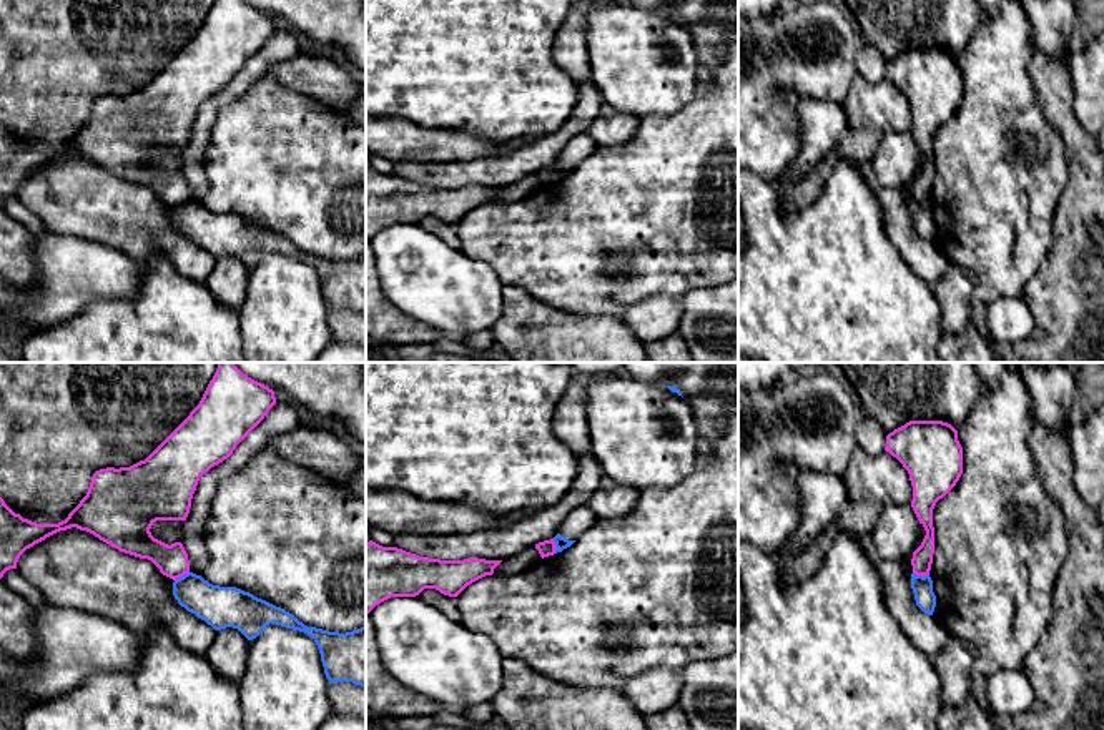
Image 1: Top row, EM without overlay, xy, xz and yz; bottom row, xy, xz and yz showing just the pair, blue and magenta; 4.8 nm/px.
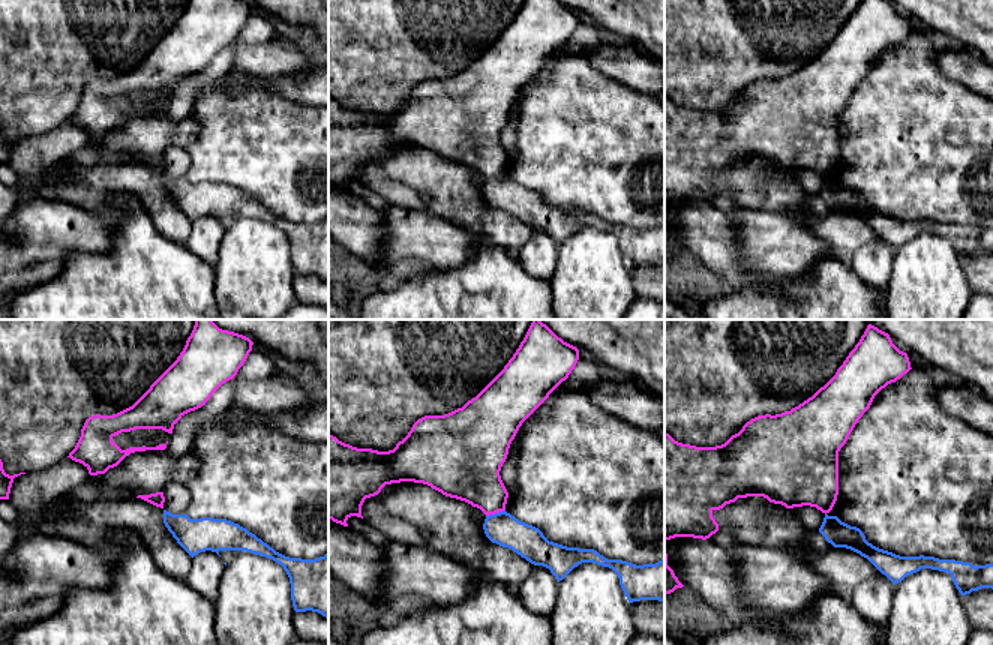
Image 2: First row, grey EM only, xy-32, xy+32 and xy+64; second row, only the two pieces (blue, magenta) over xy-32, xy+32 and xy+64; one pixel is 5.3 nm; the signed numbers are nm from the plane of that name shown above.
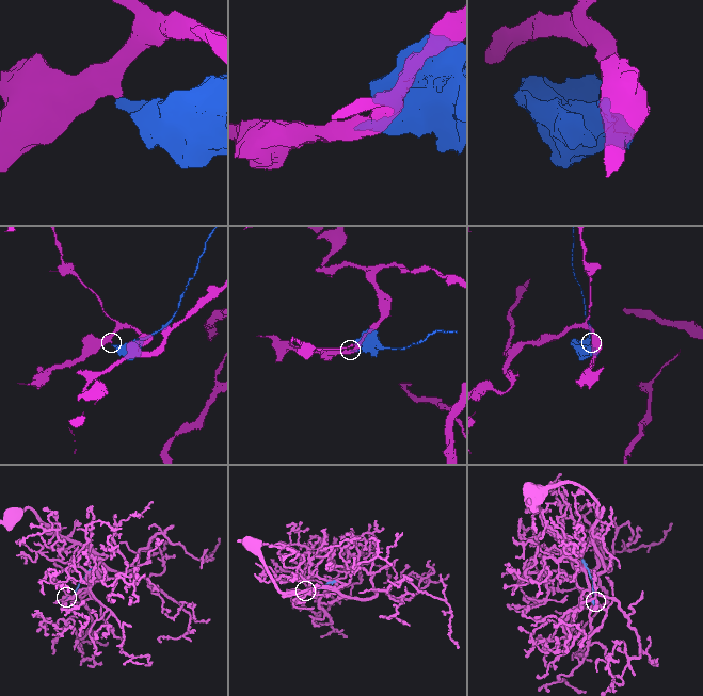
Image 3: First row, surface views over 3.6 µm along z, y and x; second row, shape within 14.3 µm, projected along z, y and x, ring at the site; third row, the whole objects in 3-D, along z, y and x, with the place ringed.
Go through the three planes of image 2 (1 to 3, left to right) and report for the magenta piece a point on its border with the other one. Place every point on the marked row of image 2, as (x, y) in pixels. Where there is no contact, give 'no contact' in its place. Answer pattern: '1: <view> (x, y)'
1: no contact
2: xy+32 (495, 513)
3: no contact

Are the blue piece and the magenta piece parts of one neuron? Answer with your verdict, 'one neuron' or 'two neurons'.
two neurons

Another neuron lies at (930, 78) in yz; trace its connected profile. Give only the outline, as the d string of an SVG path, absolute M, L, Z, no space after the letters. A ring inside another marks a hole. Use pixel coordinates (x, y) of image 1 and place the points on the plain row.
M909 48L886 63L886 80L909 101L911 135L926 163L913 180L913 201L929 203L934 181L933 136L963 101L963 75L958 58L943 48Z

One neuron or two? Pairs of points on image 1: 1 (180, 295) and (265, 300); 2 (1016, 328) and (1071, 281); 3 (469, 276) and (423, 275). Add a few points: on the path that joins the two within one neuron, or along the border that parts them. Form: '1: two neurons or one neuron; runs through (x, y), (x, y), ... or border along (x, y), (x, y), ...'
1: two neurons; border along (236, 311), (241, 345)
2: two neurons; border along (1021, 298), (1034, 321), (1030, 338)
3: one neuron; runs through (458, 276), (434, 276)

